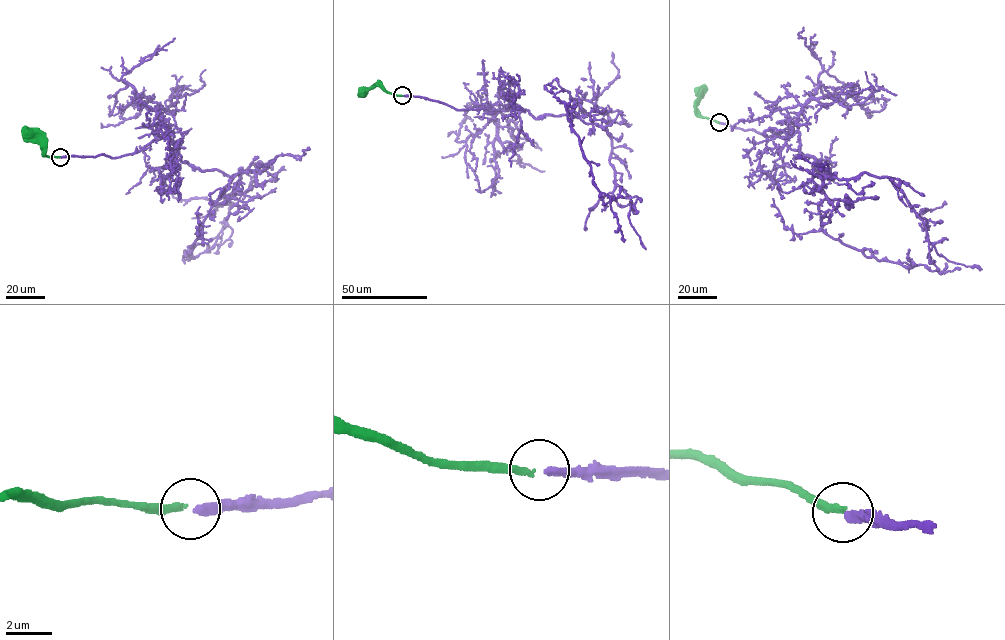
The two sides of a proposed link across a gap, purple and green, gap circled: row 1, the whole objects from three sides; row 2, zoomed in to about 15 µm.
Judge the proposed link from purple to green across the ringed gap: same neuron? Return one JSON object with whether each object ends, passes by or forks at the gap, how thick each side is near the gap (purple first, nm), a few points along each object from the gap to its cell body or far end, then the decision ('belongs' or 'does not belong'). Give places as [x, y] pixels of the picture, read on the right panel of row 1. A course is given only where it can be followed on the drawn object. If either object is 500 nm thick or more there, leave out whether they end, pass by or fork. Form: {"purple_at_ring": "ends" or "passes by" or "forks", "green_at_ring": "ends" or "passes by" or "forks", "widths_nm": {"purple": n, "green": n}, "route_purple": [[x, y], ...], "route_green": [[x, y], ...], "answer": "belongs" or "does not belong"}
{"purple_at_ring": "ends", "green_at_ring": "ends", "widths_nm": {"purple": 360, "green": 280}, "route_purple": [[719, 123], [768, 137], [796, 125], [799, 151], [832, 177], [813, 179], [833, 238], [907, 268], [960, 268]], "route_green": [[719, 122], [700, 114], [696, 106], [698, 89], [700, 91]], "answer": "belongs"}

